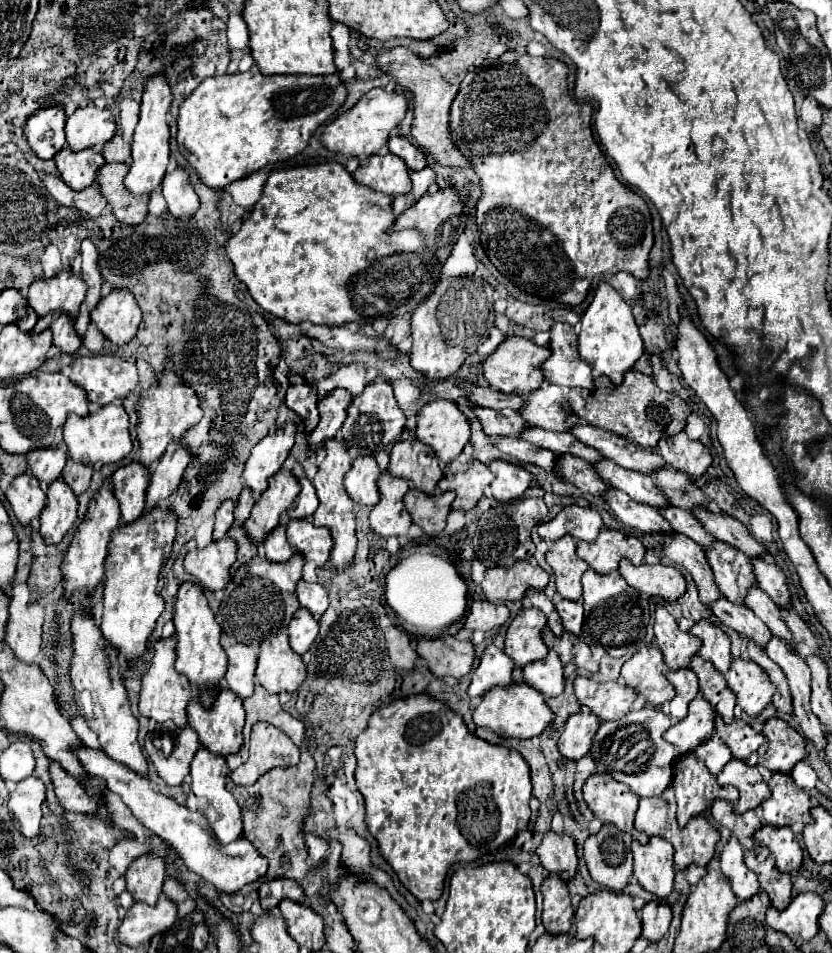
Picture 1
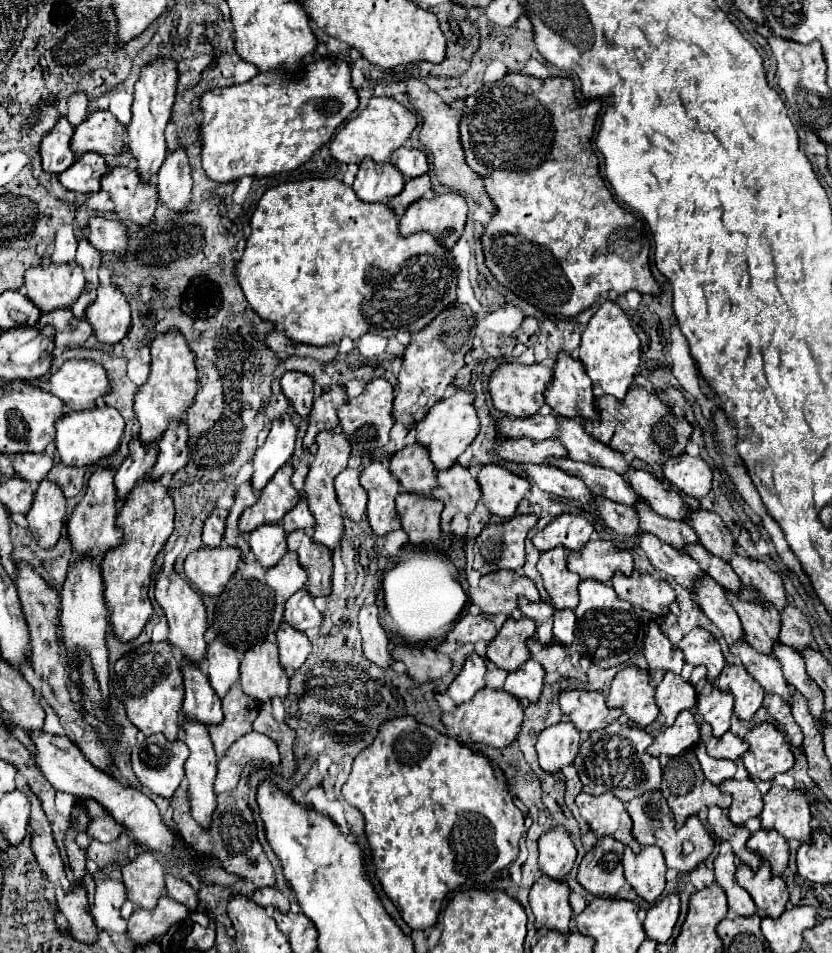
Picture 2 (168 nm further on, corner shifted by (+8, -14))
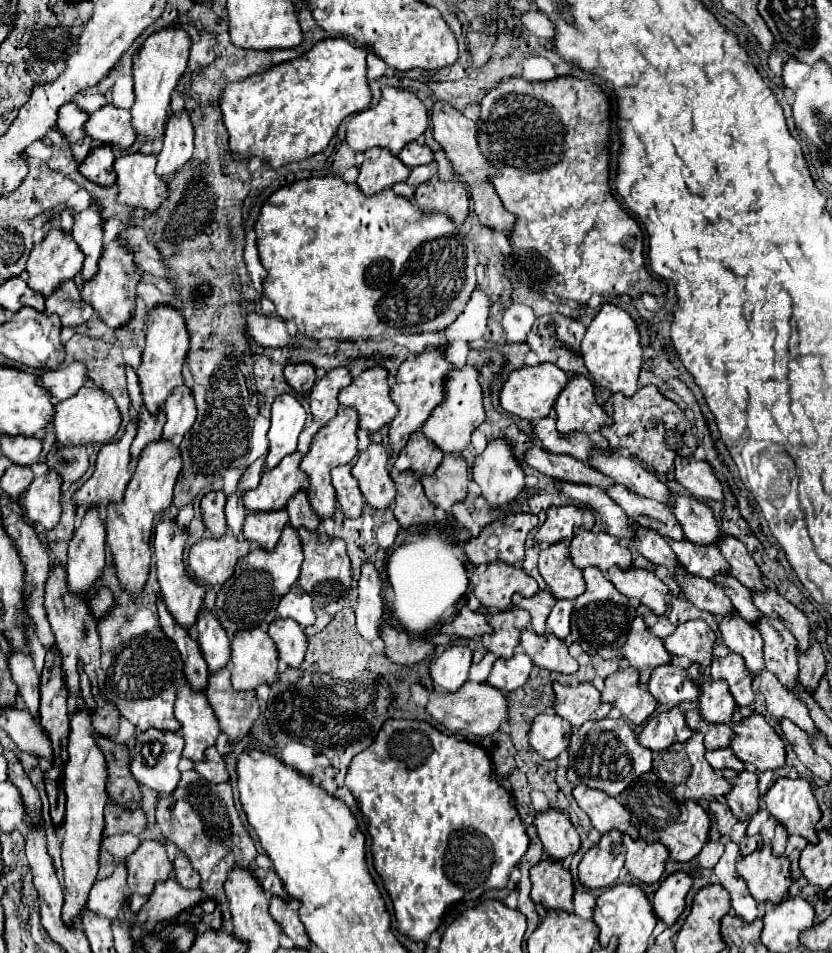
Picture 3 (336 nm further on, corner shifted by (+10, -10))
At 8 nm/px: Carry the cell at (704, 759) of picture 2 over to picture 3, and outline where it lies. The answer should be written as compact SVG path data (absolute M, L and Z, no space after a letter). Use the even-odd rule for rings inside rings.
M718 748L718 750L710 750L706 752L706 760L714 770L724 770L724 768L732 768L736 772L744 770L744 762L740 762L734 752L730 748Z

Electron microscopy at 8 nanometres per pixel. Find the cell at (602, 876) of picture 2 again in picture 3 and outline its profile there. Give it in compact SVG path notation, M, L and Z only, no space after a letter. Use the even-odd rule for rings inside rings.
M610 830L584 854L582 862L578 864L580 882L586 888L612 886L624 866L624 854L626 848L622 844L622 834L618 830Z

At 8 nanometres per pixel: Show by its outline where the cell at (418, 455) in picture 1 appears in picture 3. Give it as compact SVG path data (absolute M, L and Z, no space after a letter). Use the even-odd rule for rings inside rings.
M418 430L410 436L394 466L398 468L398 472L412 470L418 474L432 474L440 466L442 458L444 454L440 452L440 448L430 444L430 440Z

